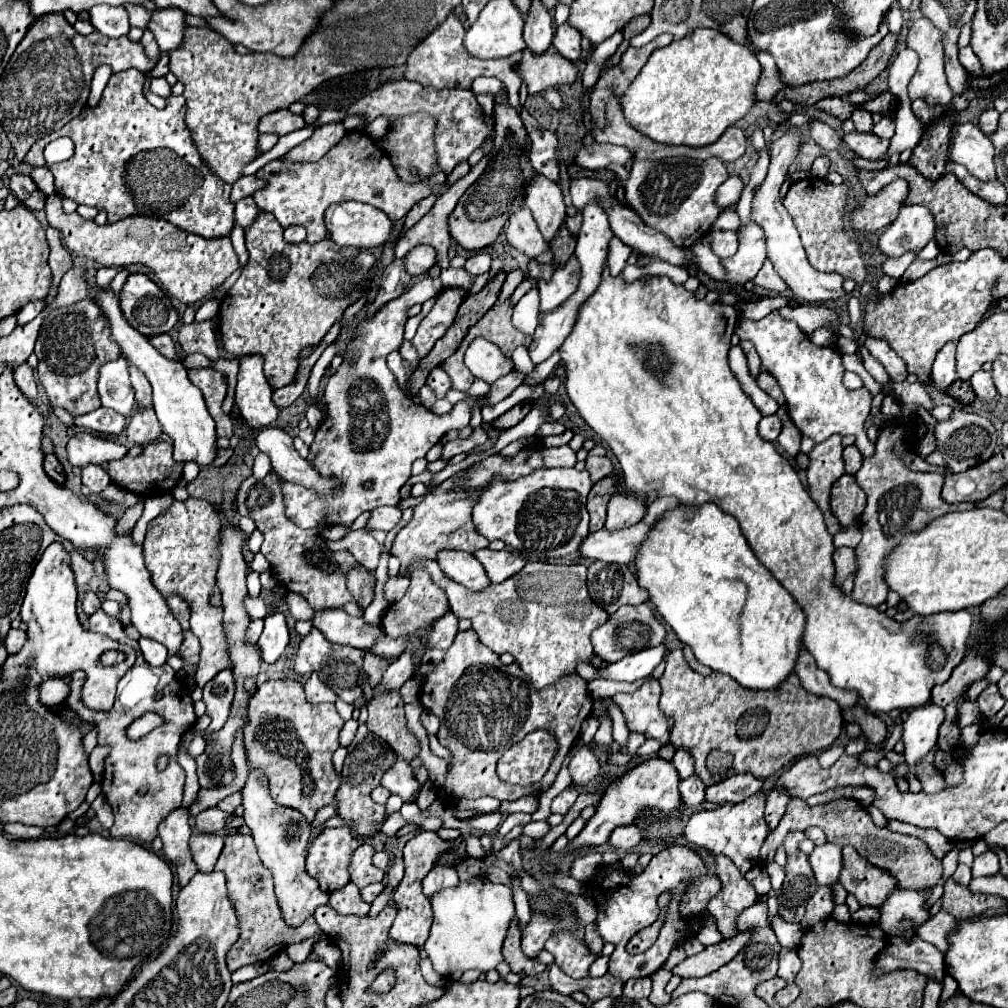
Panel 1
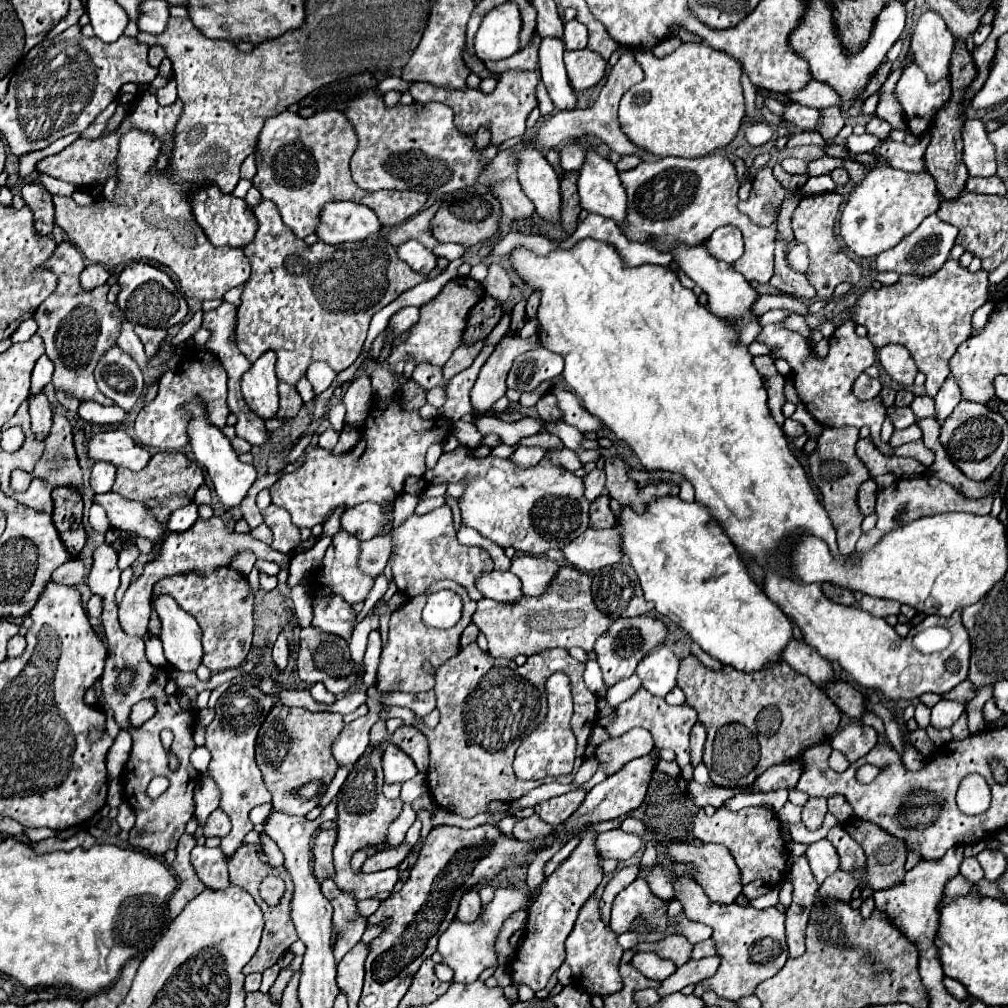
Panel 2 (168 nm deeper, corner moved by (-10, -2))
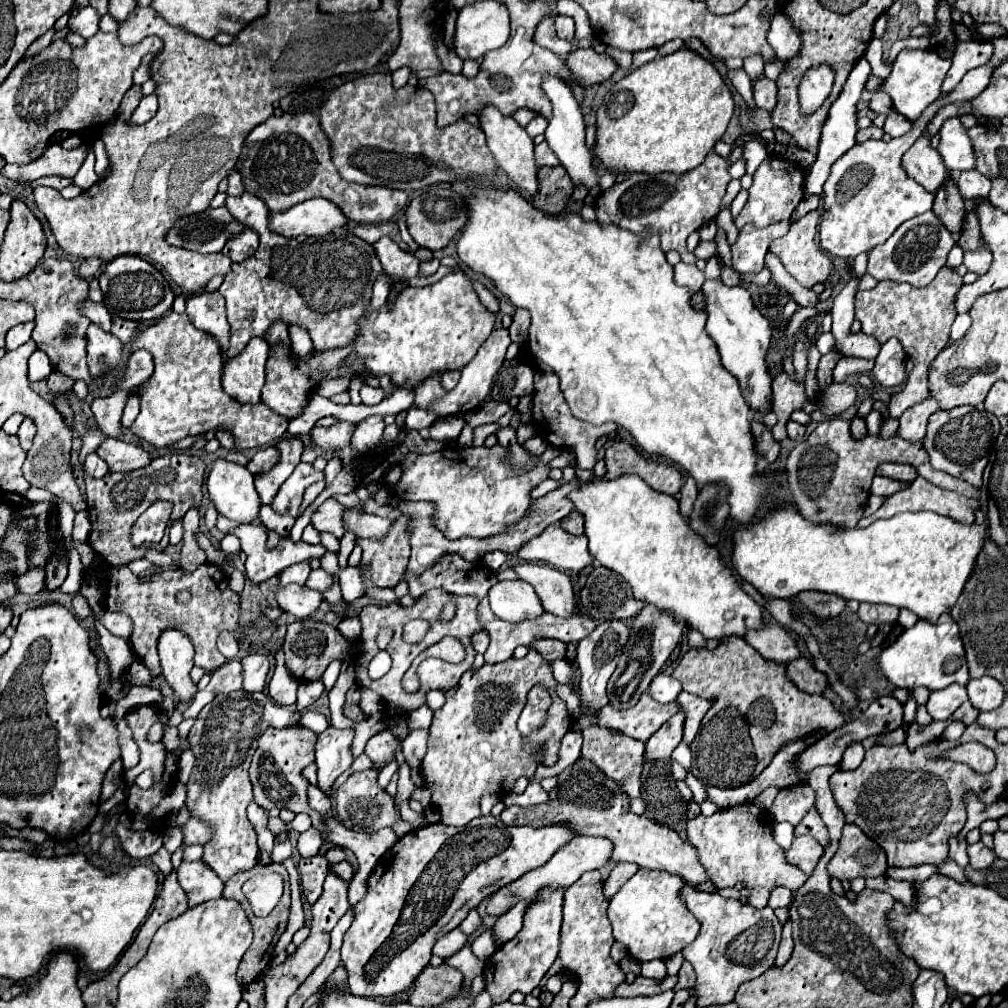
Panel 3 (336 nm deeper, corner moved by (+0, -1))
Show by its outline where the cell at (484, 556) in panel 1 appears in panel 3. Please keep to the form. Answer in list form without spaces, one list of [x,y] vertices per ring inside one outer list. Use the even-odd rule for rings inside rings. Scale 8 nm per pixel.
[[[521,562],[513,566],[515,574],[529,582],[539,600],[543,600],[543,608],[555,616],[571,616],[575,610],[573,604],[573,584],[571,578],[547,564],[535,564],[535,562]]]

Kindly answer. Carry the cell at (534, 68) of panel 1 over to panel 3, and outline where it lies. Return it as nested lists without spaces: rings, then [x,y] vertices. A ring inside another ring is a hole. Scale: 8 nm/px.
[[[575,48],[565,56],[563,62],[571,72],[571,80],[583,88],[601,84],[617,70],[617,64],[609,56],[597,54],[593,48]]]

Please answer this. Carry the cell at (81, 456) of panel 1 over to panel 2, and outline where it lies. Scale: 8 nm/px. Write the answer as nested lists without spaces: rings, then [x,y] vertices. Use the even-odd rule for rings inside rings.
[[[111,429],[97,433],[89,443],[89,457],[93,461],[107,461],[115,467],[127,467],[131,471],[143,469],[153,457],[149,449],[135,443],[125,431]]]

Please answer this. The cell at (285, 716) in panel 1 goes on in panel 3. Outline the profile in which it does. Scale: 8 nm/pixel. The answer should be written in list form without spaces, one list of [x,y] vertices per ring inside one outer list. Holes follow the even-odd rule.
[[[269,726],[263,736],[259,736],[257,750],[251,758],[249,778],[253,784],[255,802],[271,810],[273,806],[279,810],[291,810],[295,814],[309,812],[307,804],[307,788],[309,780],[303,776],[303,768],[315,760],[315,742],[317,734],[303,726],[287,726],[287,728],[273,728]]]

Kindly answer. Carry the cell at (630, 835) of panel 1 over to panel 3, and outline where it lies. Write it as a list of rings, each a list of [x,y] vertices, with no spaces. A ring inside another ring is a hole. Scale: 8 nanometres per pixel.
[[[575,836],[571,842],[567,842],[563,848],[559,848],[551,856],[551,860],[547,864],[543,864],[543,866],[527,872],[519,880],[515,880],[515,882],[507,884],[505,888],[497,890],[493,894],[493,900],[487,904],[487,912],[491,916],[501,916],[509,908],[513,908],[517,904],[517,900],[521,900],[521,898],[525,898],[531,904],[535,900],[539,888],[545,888],[545,886],[549,886],[549,888],[565,886],[567,888],[569,884],[573,884],[575,880],[579,880],[583,872],[587,872],[587,870],[599,870],[601,866],[605,866],[611,860],[611,852],[613,852],[613,844],[611,844],[611,840],[607,840],[603,836],[601,838],[599,836]],[[513,892],[515,892],[515,898],[511,898]]]

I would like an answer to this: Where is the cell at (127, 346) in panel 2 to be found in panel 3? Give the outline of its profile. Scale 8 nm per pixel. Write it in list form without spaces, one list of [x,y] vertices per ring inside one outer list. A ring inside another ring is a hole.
[[[87,300],[87,302],[83,302],[81,312],[83,312],[93,324],[99,324],[99,328],[103,328],[105,332],[111,330],[111,314],[107,312],[107,308],[105,308],[103,304],[95,304],[95,302]]]

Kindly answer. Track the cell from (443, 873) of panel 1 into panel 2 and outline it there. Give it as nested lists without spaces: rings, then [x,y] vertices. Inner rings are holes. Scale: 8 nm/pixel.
[[[471,889],[469,893],[463,895],[459,911],[457,911],[457,919],[463,923],[473,923],[481,913],[481,899],[477,895],[475,889]]]

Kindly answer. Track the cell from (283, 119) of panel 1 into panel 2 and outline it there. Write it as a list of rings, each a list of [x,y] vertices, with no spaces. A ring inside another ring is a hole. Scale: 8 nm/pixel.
[[[325,109],[307,119],[297,113],[283,111],[265,121],[257,139],[257,175],[253,177],[253,185],[261,191],[263,199],[269,199],[279,207],[283,223],[301,239],[315,233],[321,205],[329,201],[349,199],[367,205],[379,215],[383,227],[399,225],[423,209],[427,201],[425,193],[357,189],[349,173],[349,159],[355,153],[355,147],[357,135],[341,111]]]

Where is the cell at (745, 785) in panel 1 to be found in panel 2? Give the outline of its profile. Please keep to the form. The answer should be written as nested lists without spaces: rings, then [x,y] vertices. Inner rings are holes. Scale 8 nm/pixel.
[[[795,759],[795,761],[789,761],[789,763],[781,763],[781,765],[775,765],[771,769],[767,769],[761,777],[757,777],[757,781],[753,785],[749,785],[751,791],[775,791],[775,789],[793,789],[799,781],[803,773],[803,765],[801,765],[801,759]]]

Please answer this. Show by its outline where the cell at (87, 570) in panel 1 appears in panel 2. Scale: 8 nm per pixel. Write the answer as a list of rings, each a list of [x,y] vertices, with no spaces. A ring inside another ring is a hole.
[[[71,559],[71,561],[67,561],[65,565],[57,567],[57,569],[53,571],[53,575],[51,575],[51,579],[53,579],[55,583],[71,585],[71,587],[77,585],[83,577],[85,577],[85,565],[83,565],[81,559]]]

